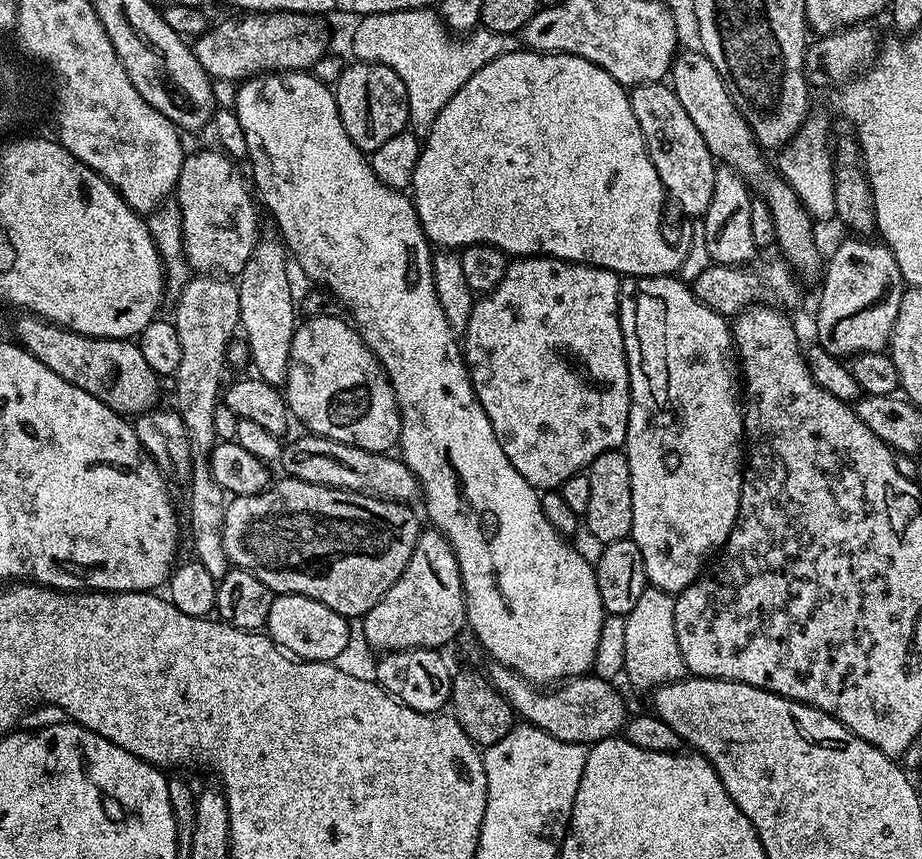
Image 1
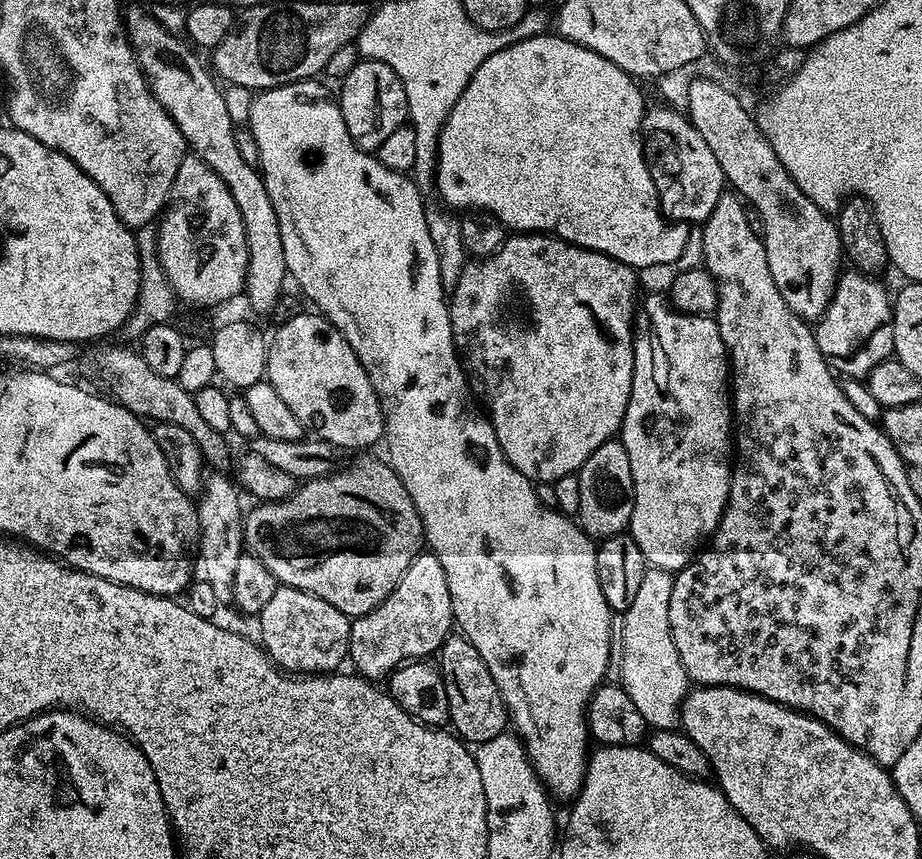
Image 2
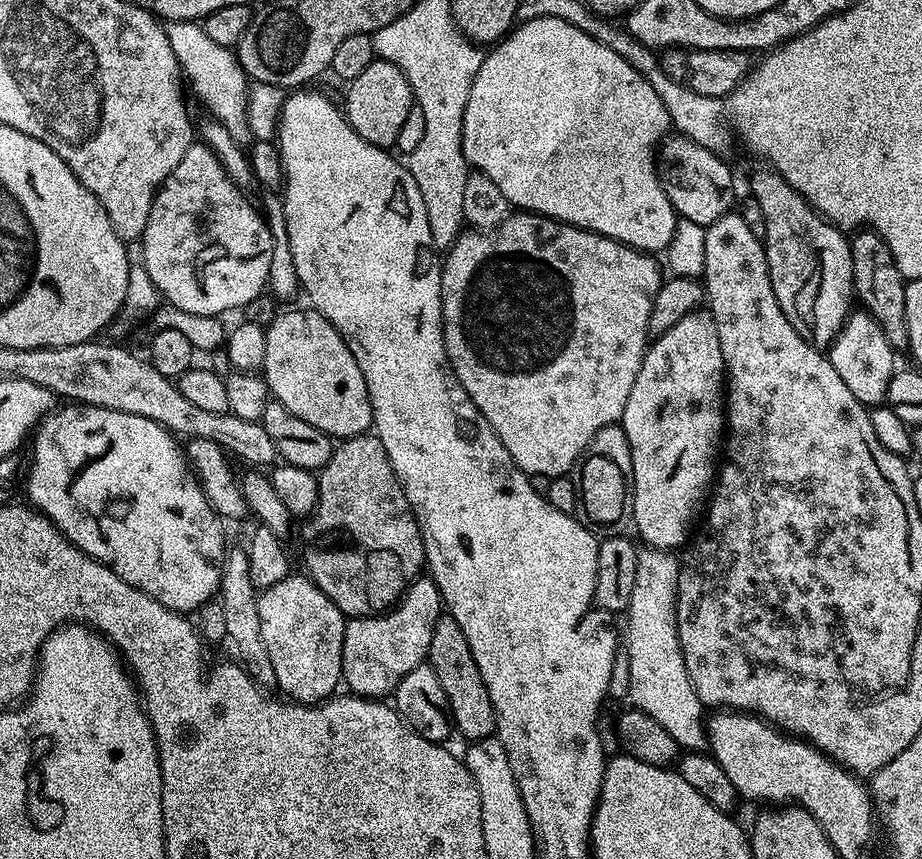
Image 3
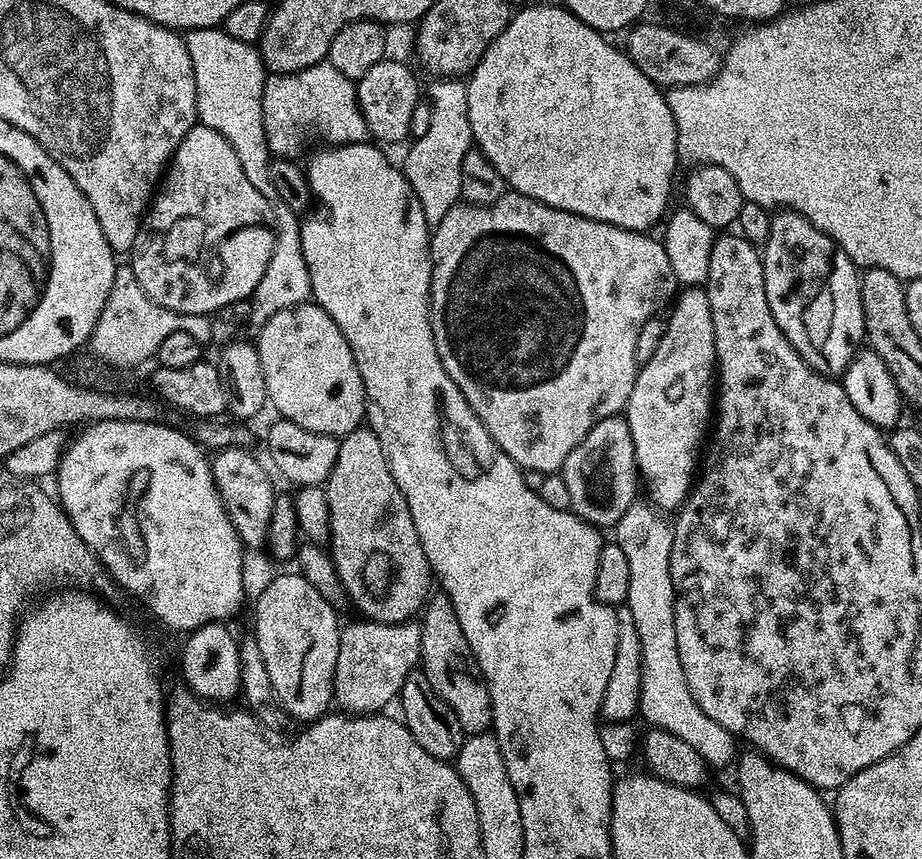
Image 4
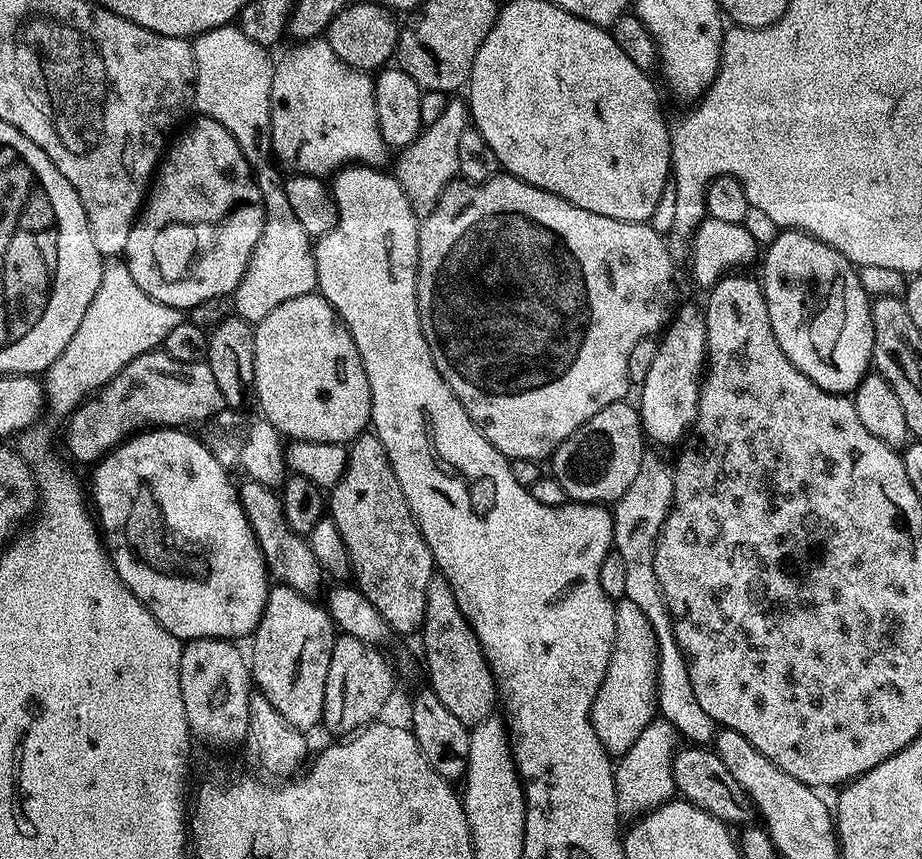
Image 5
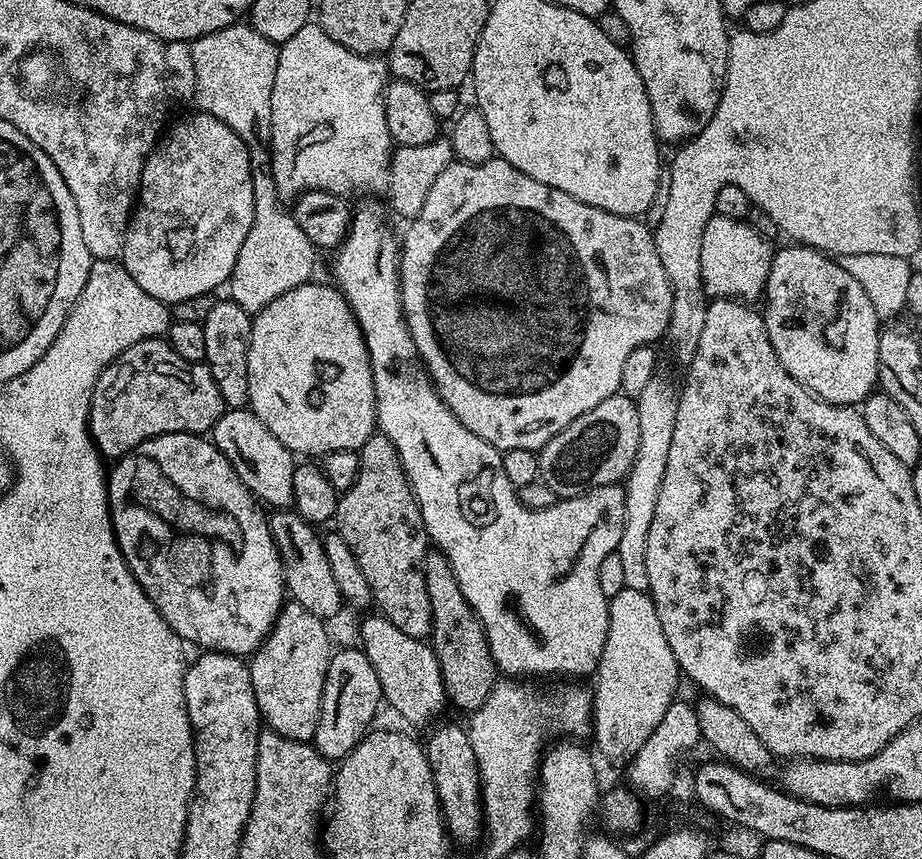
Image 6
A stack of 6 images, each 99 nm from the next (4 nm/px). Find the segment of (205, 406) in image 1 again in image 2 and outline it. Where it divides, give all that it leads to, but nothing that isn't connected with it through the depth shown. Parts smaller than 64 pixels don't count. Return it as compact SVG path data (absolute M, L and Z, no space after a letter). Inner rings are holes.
M209 471L204 476L204 486L198 496L196 517L200 527L200 560L198 556L198 572L204 581L214 590L214 598L218 598L221 606L232 604L234 598L234 574L237 573L238 558L246 554L244 547L245 509L240 509L240 496L229 477L223 472Z

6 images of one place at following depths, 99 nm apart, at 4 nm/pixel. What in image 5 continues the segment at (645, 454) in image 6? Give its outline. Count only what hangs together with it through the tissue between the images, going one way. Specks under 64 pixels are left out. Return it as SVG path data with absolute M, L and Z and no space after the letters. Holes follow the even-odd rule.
M652 454L645 455L642 466L638 470L638 478L630 482L630 490L622 494L622 498L615 501L612 514L612 542L614 551L622 554L622 559L626 565L626 594L624 599L634 602L642 614L646 614L646 619L650 621L650 626L654 626L654 634L658 642L658 678L656 679L656 706L661 717L666 722L674 726L674 730L679 732L685 741L691 742L696 746L708 746L713 743L714 737L718 731L717 725L713 724L710 714L698 706L698 698L694 698L694 686L690 686L690 674L686 666L686 658L676 641L672 619L668 613L668 608L664 604L664 595L662 586L658 582L658 574L654 572L654 550L660 537L662 526L668 517L668 511L672 509L672 495L674 494L674 472L671 467L668 468Z

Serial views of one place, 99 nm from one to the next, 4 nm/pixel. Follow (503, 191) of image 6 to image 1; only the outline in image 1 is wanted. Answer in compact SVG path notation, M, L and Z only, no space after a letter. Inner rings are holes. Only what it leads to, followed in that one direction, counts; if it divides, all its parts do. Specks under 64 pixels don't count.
M526 256L513 259L509 263L506 274L496 283L496 289L493 292L481 295L473 303L468 324L464 327L462 333L462 351L464 362L468 365L468 377L472 379L472 389L476 395L476 400L482 406L482 410L486 410L486 418L490 418L490 426L494 430L494 438L498 438L498 446L502 446L502 454L506 454L506 458L510 458L510 466L514 466L514 470L518 470L518 474L522 474L522 478L526 478L526 482L530 482L532 488L537 490L559 489L560 485L566 482L566 478L583 473L589 468L594 462L594 458L598 458L598 454L615 452L625 447L628 439L628 415L630 414L630 406L632 405L632 391L630 390L630 382L628 381L628 355L624 349L624 335L622 334L622 326L620 325L620 281L621 277L617 273L605 268L595 268L589 264L575 264L569 260L555 260L552 256Z

